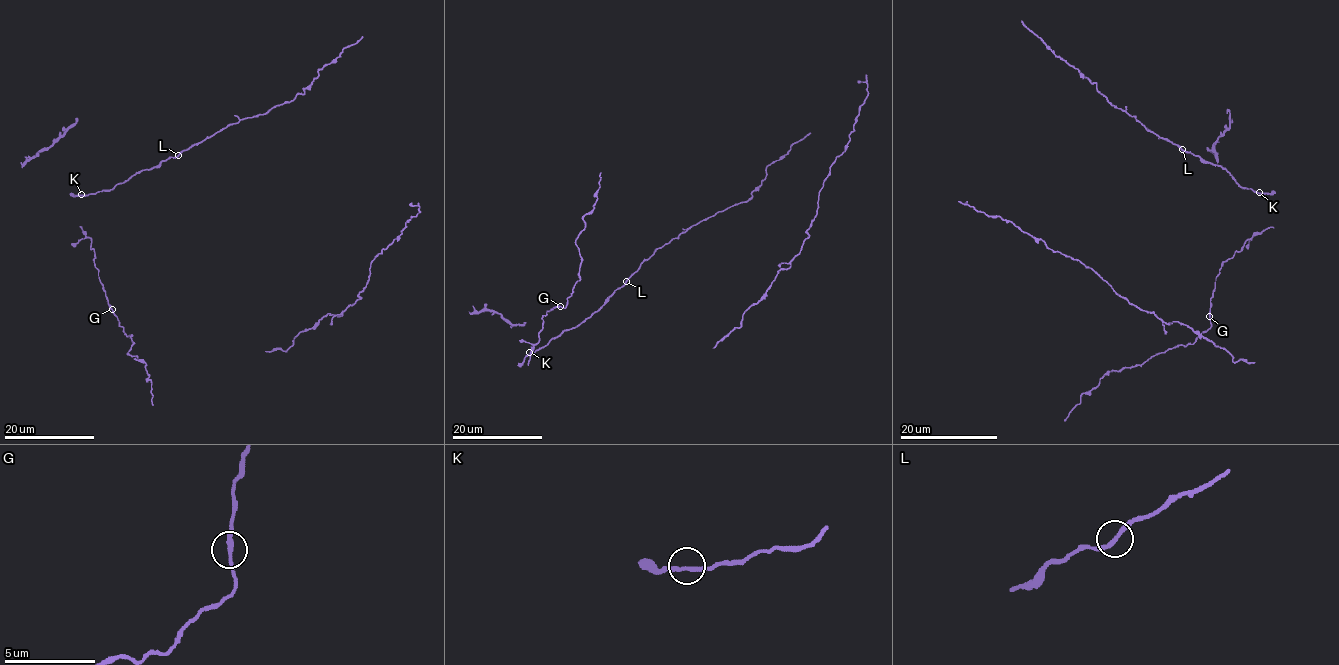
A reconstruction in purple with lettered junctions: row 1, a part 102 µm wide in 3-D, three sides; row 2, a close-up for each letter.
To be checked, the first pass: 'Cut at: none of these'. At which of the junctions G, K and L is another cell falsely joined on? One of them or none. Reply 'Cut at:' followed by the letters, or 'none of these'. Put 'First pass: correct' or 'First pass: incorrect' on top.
First pass: correct
Cut at: none of these

